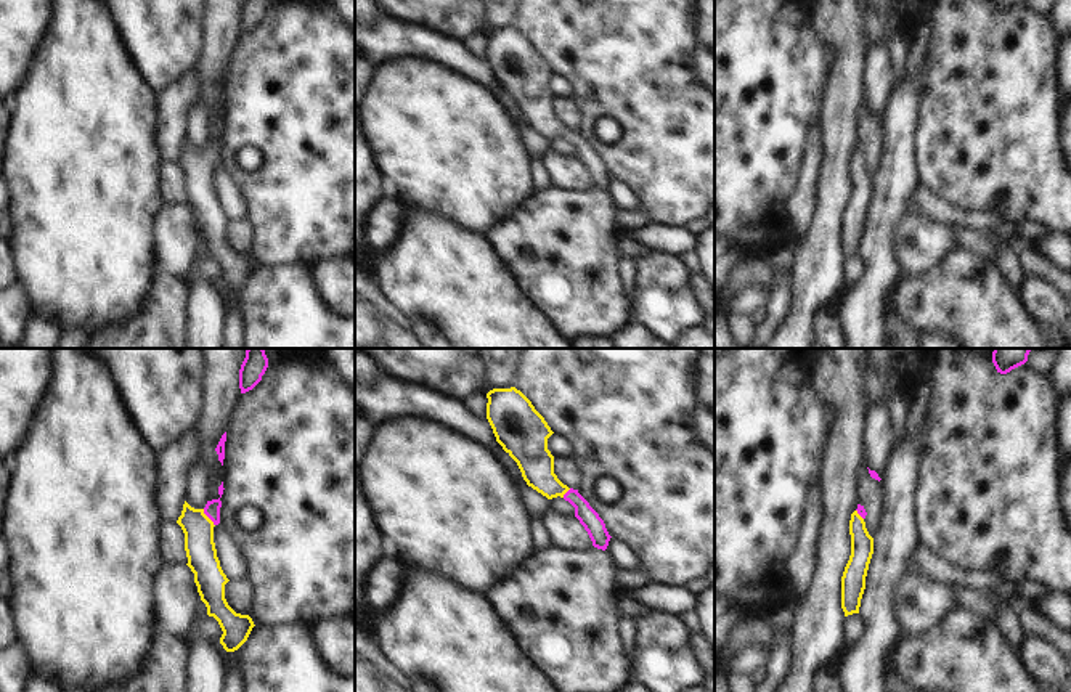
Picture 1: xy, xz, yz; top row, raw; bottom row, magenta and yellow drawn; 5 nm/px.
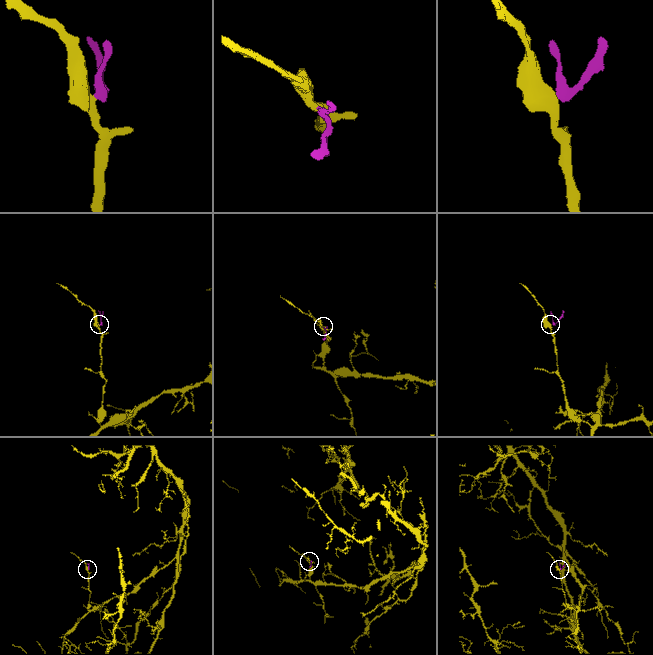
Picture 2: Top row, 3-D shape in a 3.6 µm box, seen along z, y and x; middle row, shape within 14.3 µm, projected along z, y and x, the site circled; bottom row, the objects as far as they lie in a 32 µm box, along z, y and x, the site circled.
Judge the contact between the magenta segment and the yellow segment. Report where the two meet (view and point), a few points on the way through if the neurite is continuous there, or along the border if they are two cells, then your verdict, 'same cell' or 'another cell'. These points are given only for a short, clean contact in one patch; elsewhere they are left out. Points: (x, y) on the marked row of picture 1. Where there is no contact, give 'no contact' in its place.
contact xy (207, 516); way xy (212, 508), (207, 516), (198, 529); same cell

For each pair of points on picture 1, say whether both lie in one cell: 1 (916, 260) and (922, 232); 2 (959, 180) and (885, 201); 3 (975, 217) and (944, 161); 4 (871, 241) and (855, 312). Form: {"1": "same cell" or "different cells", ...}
{"1": "same cell", "2": "different cells", "3": "different cells", "4": "same cell"}

